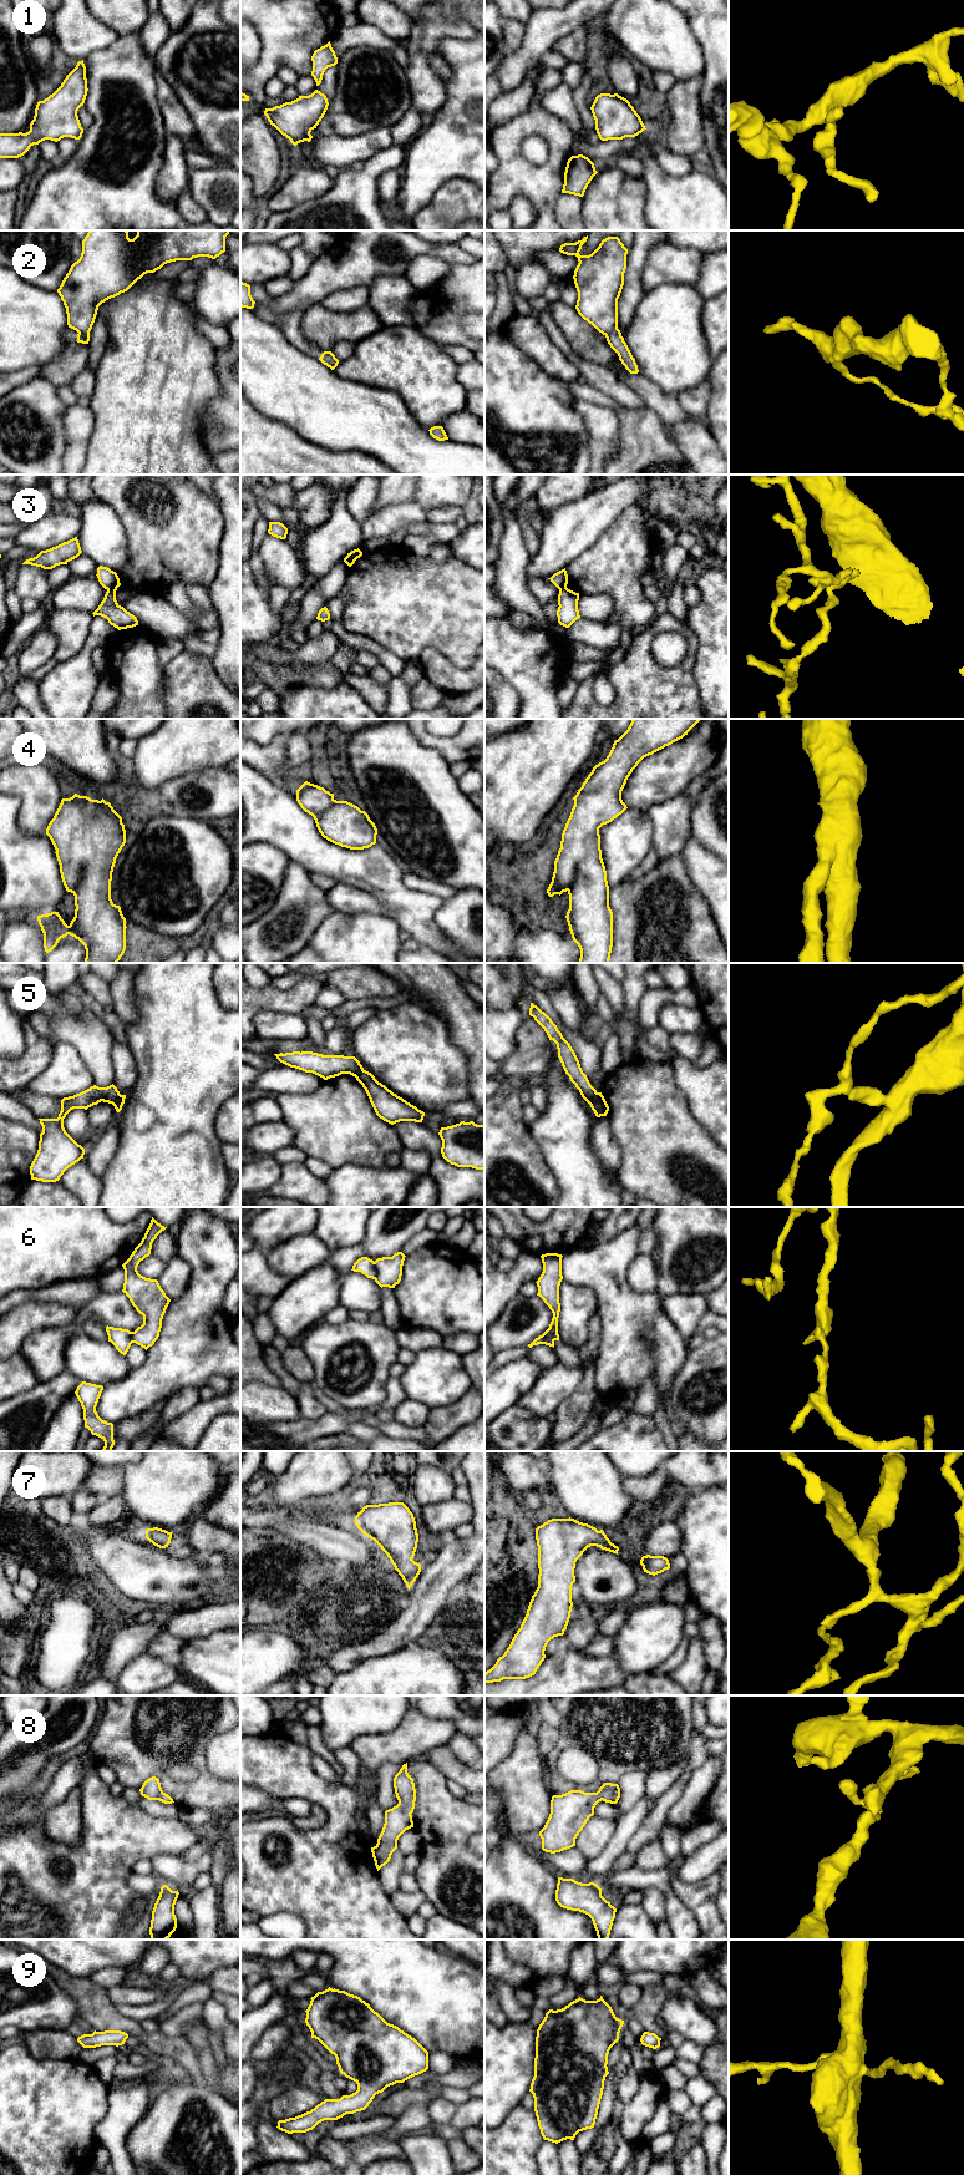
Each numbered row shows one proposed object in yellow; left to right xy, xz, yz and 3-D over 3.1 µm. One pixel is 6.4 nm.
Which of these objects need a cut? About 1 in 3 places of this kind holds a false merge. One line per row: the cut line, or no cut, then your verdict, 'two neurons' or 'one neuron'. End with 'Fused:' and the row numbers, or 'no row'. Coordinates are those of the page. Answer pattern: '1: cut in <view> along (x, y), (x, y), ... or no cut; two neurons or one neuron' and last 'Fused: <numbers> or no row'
1: no cut; one neuron
2: cut in yz along (617, 326), (605, 336); two neurons
3: cut in xy along (116, 587), (107, 589); two neurons
4: no cut; one neuron
5: cut in yz along (598, 1093), (589, 1104); two neurons
6: cut in xz along (373, 1262), (375, 1278); two neurons
7: no cut; one neuron
8: no cut; one neuron
9: no cut; one neuron
Fused: 2, 3, 5, 6

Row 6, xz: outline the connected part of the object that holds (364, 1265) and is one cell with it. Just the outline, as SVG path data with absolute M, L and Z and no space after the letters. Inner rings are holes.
M361 1257L359 1258L354 1266L352 1269L354 1272L361 1272L362 1274L365 1274L367 1278L372 1278L375 1279L376 1277L376 1268L375 1268L375 1263L372 1259L367 1258L367 1257Z

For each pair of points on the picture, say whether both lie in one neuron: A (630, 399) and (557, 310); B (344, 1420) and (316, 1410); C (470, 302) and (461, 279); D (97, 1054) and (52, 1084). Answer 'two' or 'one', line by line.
A: two
B: two
C: one
D: two

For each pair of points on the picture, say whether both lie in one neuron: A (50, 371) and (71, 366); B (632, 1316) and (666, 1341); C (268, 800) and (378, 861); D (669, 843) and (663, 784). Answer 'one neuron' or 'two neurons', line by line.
A: one neuron
B: one neuron
C: one neuron
D: two neurons

